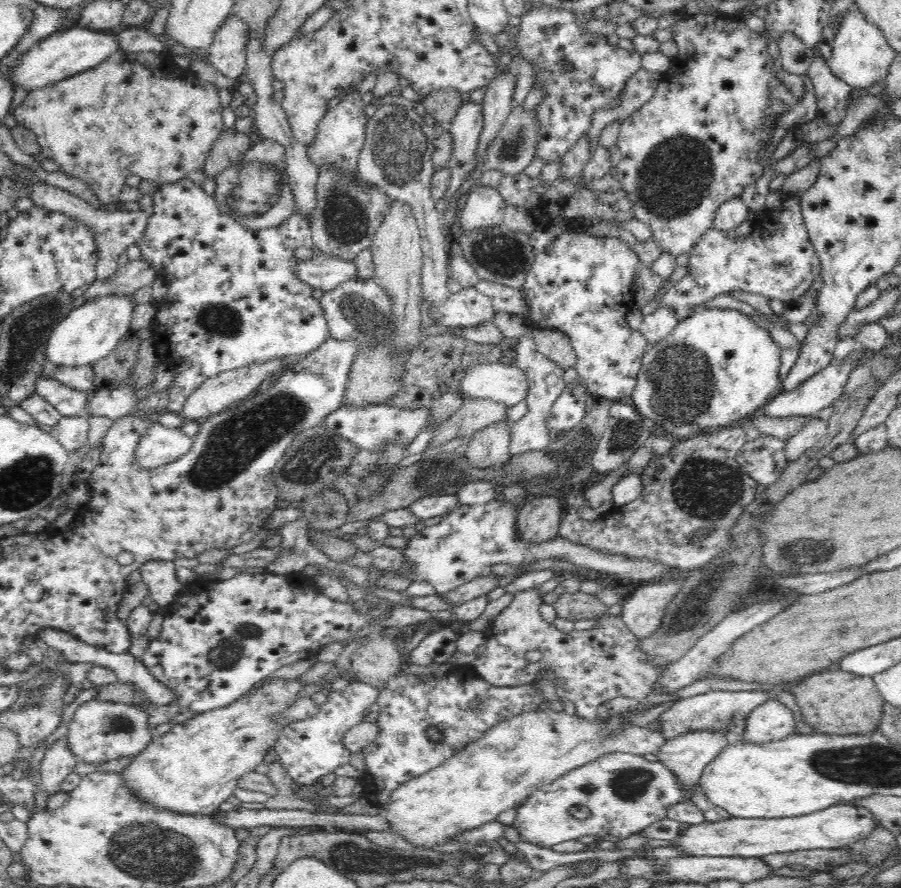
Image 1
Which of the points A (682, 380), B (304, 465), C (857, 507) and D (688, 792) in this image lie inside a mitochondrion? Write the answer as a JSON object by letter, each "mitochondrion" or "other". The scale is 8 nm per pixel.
{"A":"mitochondrion","B":"mitochondrion","C":"other","D":"other"}

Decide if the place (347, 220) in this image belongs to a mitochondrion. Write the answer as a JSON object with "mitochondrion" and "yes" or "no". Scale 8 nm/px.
{"mitochondrion":"yes"}

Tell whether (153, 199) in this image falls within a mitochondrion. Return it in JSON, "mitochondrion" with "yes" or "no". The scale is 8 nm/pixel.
{"mitochondrion":"no"}

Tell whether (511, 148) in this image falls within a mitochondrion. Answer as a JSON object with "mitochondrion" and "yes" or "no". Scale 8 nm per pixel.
{"mitochondrion":"yes"}

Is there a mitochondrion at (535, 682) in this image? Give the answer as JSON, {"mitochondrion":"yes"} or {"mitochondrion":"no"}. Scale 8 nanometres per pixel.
{"mitochondrion":"no"}

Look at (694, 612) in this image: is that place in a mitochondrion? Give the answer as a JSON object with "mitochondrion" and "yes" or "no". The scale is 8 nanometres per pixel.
{"mitochondrion":"yes"}

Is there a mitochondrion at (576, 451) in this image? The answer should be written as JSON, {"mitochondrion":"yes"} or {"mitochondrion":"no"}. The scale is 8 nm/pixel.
{"mitochondrion":"yes"}

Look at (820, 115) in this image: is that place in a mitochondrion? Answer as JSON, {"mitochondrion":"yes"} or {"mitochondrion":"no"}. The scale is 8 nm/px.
{"mitochondrion":"no"}

